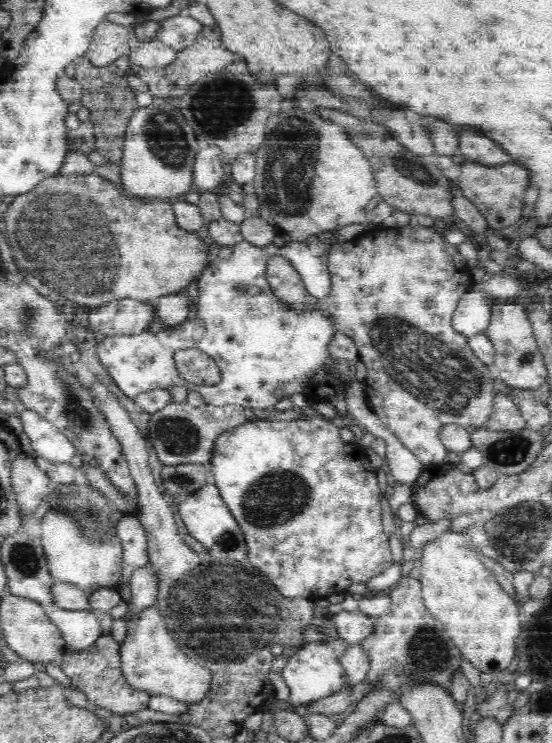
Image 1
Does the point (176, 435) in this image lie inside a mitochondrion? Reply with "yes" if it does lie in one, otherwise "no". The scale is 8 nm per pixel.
yes

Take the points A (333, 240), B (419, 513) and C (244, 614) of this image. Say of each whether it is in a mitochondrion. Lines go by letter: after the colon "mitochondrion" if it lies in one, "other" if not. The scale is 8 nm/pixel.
A: other
B: other
C: mitochondrion

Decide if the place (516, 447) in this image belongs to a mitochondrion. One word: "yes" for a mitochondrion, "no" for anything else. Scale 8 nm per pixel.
yes

